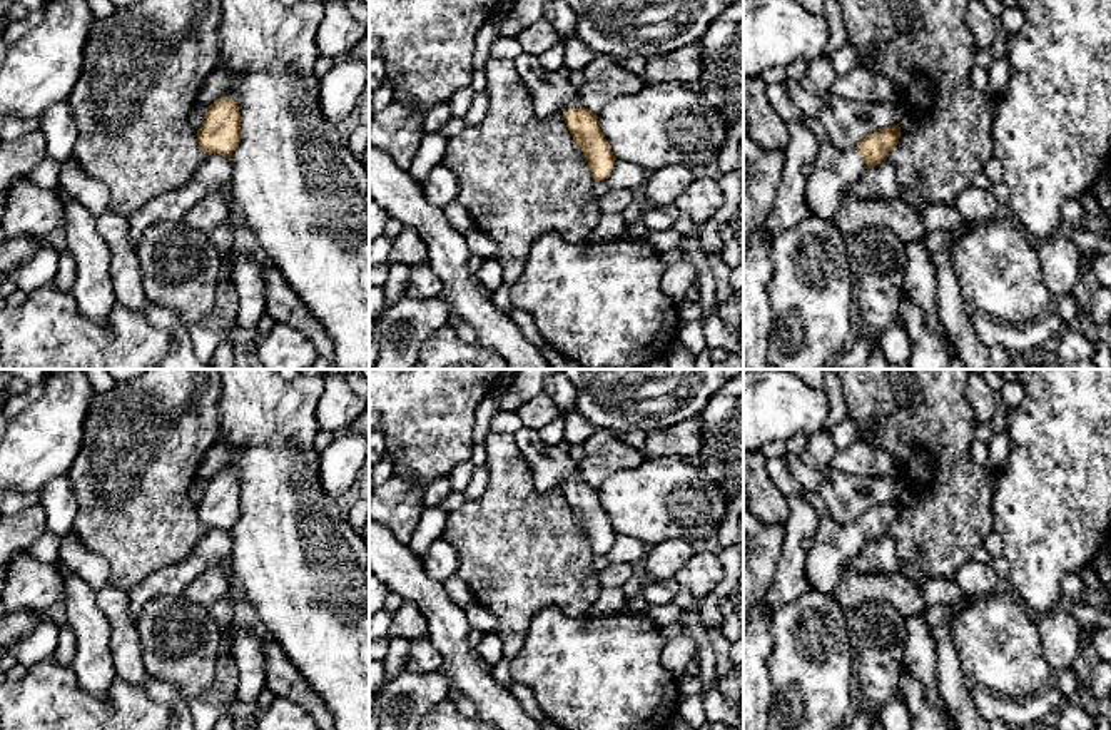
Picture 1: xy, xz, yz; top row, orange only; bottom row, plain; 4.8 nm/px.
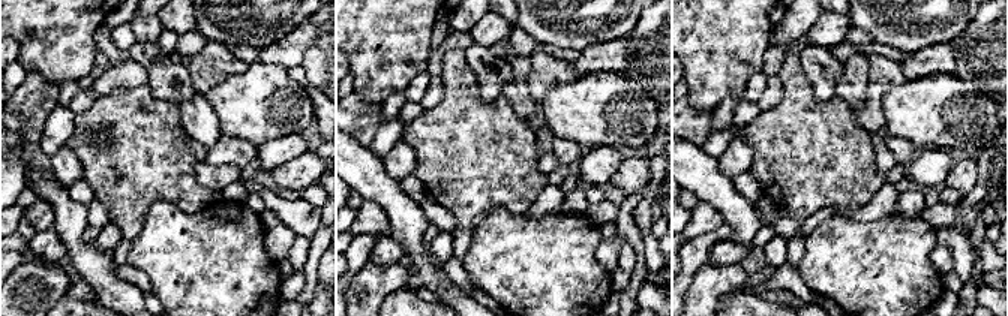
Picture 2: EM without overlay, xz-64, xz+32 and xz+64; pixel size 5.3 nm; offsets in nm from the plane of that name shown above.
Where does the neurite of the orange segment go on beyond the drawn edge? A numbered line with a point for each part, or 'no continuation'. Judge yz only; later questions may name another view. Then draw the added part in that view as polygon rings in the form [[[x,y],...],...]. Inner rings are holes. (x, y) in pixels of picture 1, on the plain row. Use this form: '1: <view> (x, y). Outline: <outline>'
1: yz (836, 545). Outline: [[[829,515],[820,516],[820,523],[812,536],[814,546],[807,551],[805,576],[812,591],[834,595],[844,571],[867,543],[859,525],[837,525]]]

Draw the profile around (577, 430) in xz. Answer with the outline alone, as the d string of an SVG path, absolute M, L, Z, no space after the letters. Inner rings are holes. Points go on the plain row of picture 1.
M576 411L565 414L563 423L565 439L570 444L583 444L596 433L596 428Z

